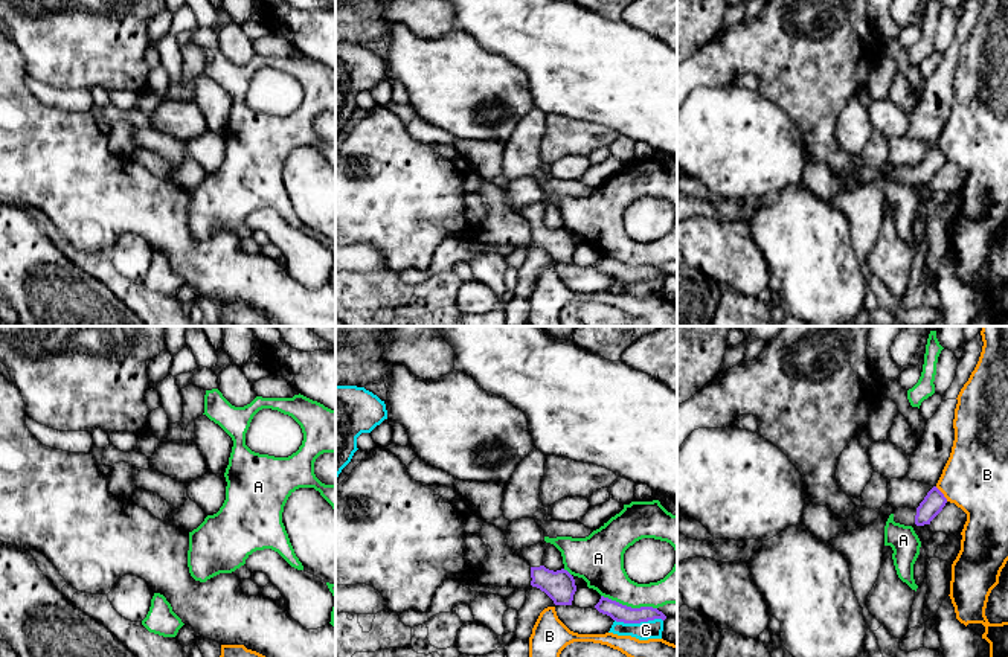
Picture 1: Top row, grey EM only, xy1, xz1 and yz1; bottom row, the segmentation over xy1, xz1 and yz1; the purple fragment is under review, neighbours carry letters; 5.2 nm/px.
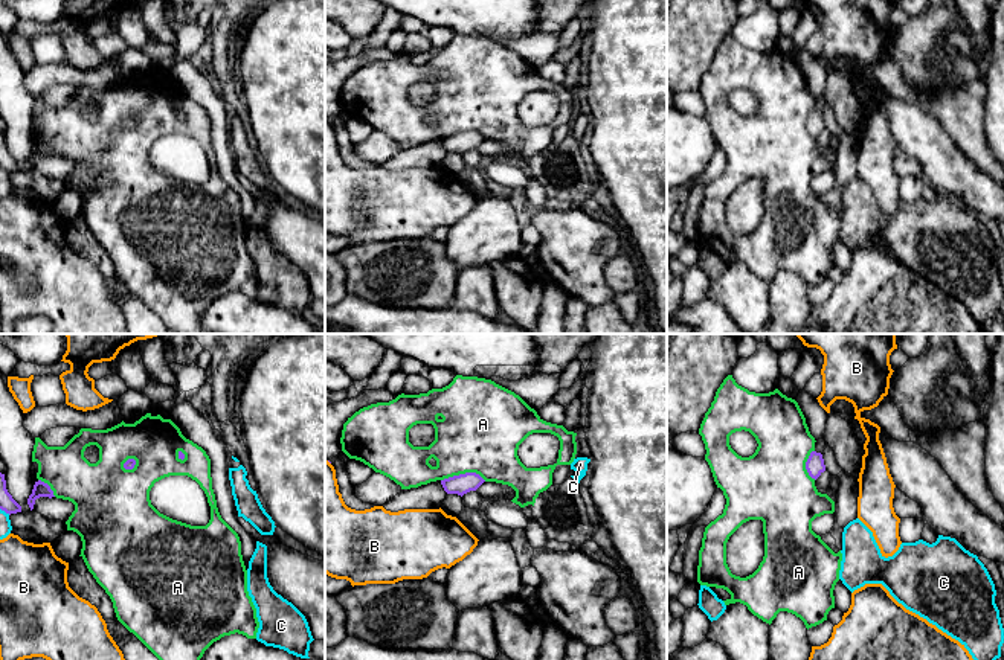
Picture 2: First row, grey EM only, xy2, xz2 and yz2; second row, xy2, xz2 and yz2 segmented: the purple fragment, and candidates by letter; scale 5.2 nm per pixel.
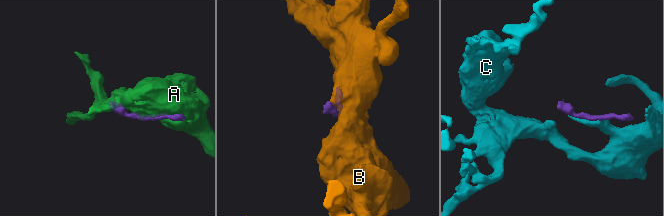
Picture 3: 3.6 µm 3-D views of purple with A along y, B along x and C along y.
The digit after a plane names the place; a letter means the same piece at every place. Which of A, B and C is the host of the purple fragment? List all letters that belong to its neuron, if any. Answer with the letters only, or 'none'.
none

